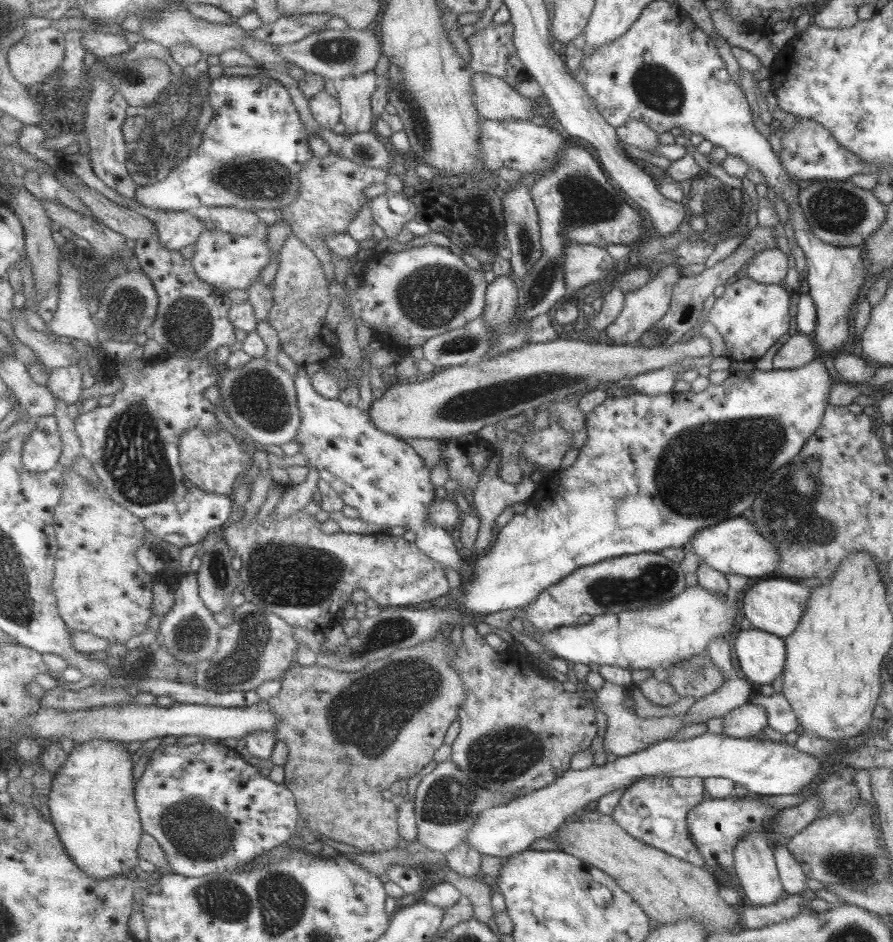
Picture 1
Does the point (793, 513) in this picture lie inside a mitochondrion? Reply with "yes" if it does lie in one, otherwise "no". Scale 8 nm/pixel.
yes

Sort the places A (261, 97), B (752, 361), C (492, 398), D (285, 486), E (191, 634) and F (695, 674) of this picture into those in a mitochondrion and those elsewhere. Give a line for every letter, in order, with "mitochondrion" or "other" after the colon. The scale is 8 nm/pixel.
A: other
B: other
C: mitochondrion
D: other
E: mitochondrion
F: mitochondrion

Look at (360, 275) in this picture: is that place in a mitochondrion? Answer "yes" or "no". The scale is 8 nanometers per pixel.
no

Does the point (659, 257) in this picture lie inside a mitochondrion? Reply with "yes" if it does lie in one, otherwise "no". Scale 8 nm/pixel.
no

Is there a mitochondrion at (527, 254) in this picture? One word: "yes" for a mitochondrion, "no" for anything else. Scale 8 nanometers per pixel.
yes

